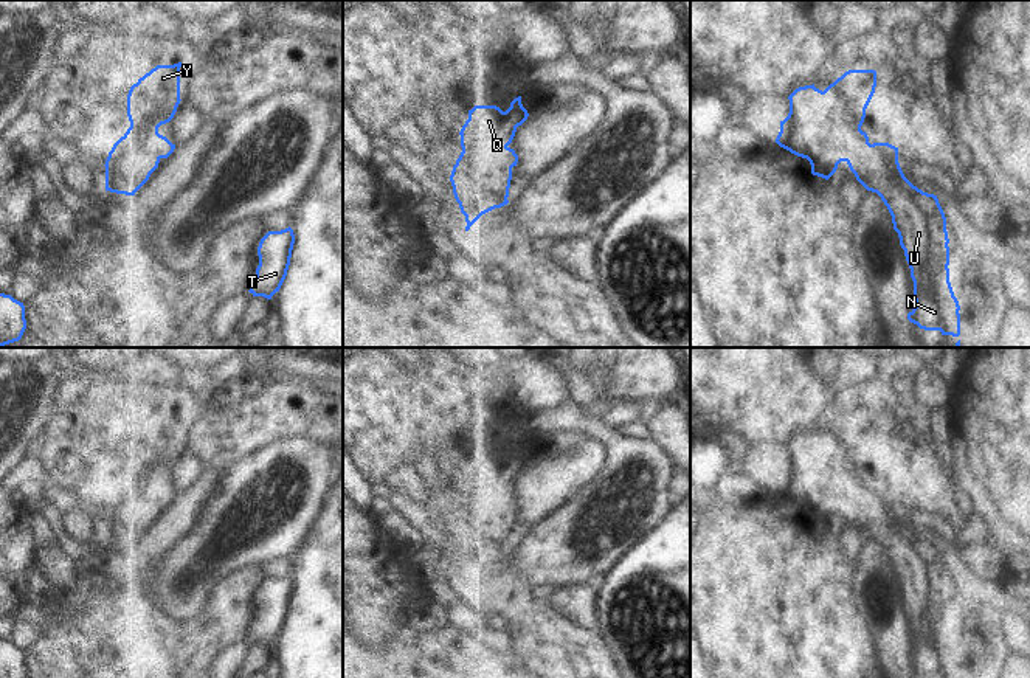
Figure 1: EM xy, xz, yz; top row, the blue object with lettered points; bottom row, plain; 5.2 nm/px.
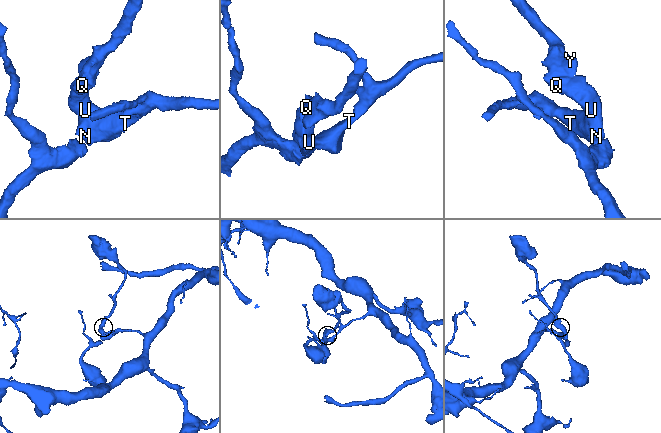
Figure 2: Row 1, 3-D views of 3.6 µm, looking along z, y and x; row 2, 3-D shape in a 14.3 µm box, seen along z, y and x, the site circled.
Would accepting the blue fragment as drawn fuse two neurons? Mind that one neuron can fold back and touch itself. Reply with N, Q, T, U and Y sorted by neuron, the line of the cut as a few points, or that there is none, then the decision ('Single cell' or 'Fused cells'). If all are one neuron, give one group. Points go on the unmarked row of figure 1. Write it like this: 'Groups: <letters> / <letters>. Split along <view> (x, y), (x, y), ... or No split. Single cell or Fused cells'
Groups: N Q T U Y. No split. Single cell

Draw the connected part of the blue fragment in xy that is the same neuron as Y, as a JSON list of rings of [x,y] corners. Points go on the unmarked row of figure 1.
[[[157,413],[133,431],[127,442],[127,464],[130,475],[113,492],[105,507],[105,538],[135,543],[135,540],[149,528],[150,521],[158,515],[161,506],[168,506],[175,492],[158,481],[161,472],[169,470],[180,451],[180,414]]]

